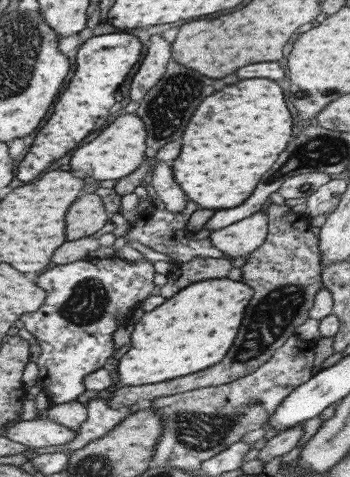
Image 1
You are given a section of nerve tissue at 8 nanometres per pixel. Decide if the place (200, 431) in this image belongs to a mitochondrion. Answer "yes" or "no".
yes

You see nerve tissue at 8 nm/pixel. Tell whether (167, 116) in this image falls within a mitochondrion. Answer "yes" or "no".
yes

